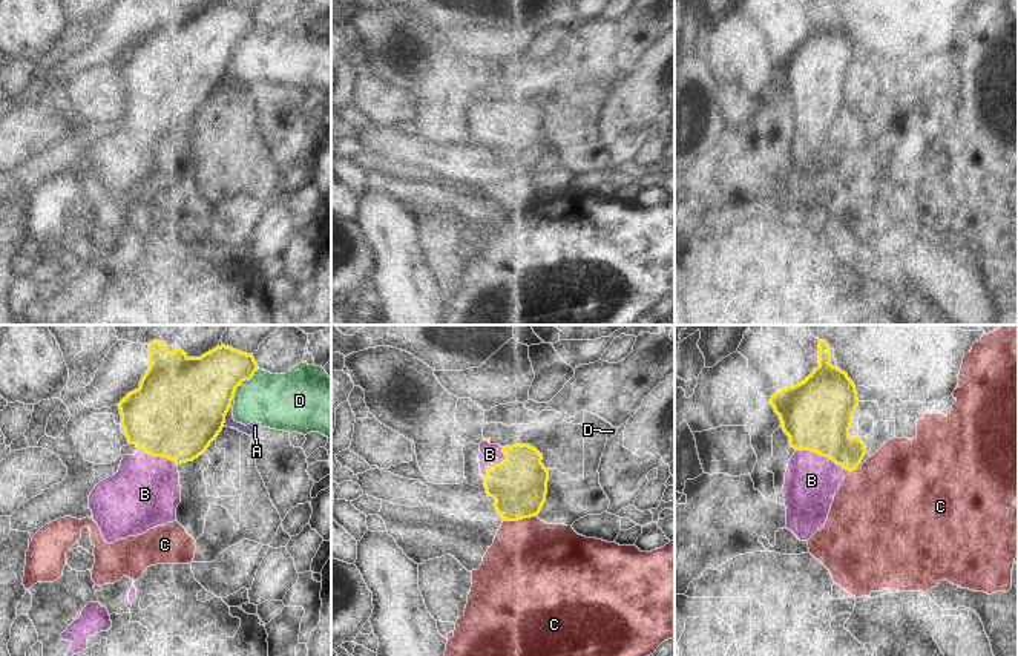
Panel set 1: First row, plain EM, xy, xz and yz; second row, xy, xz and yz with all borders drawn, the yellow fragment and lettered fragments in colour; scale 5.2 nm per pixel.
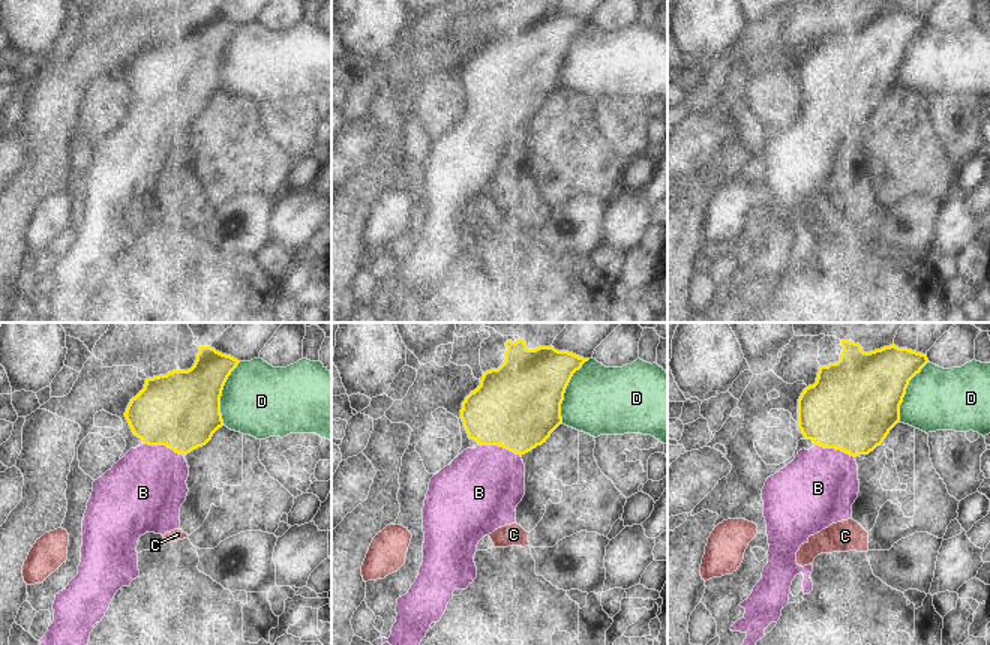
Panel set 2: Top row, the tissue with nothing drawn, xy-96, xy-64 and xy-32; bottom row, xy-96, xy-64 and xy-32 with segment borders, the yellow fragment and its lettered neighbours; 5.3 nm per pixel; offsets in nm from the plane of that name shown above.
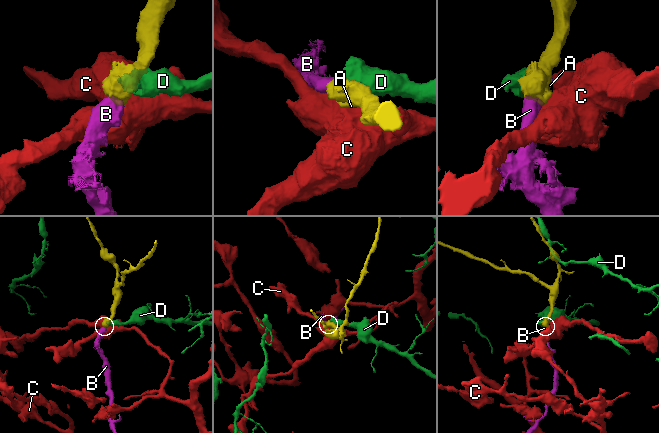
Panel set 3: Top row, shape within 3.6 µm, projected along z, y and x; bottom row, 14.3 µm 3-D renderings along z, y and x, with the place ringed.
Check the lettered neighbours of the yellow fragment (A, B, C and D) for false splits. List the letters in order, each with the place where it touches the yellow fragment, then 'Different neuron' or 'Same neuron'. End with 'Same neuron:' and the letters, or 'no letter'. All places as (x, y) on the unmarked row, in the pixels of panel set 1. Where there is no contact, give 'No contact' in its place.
A: Touches yellow at xy (227, 68). Different neuron
B: Touches yellow at yz (824, 112). Same neuron
C: Touches yellow at xz (518, 175). Different neuron
D: Touches yellow at xy (253, 31). Different neuron
Same neuron: B.

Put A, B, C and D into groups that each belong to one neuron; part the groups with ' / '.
A / B / C / D

